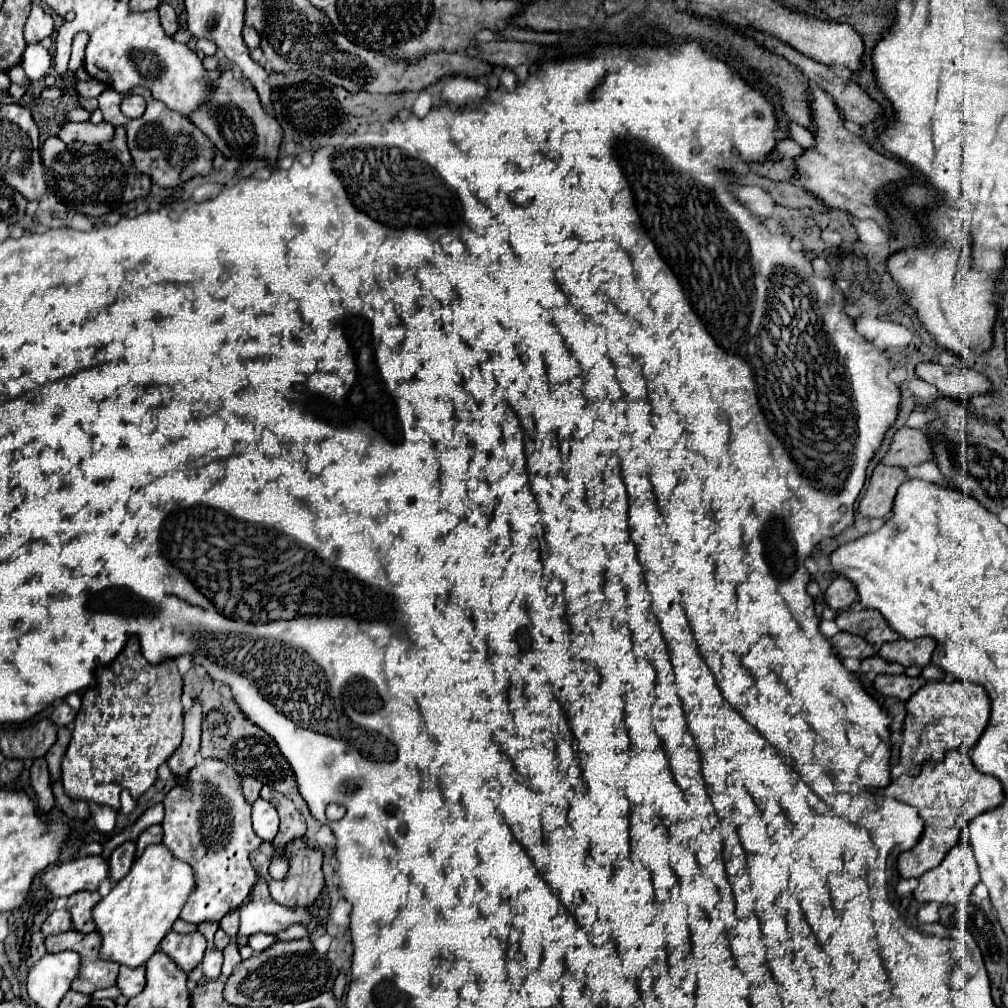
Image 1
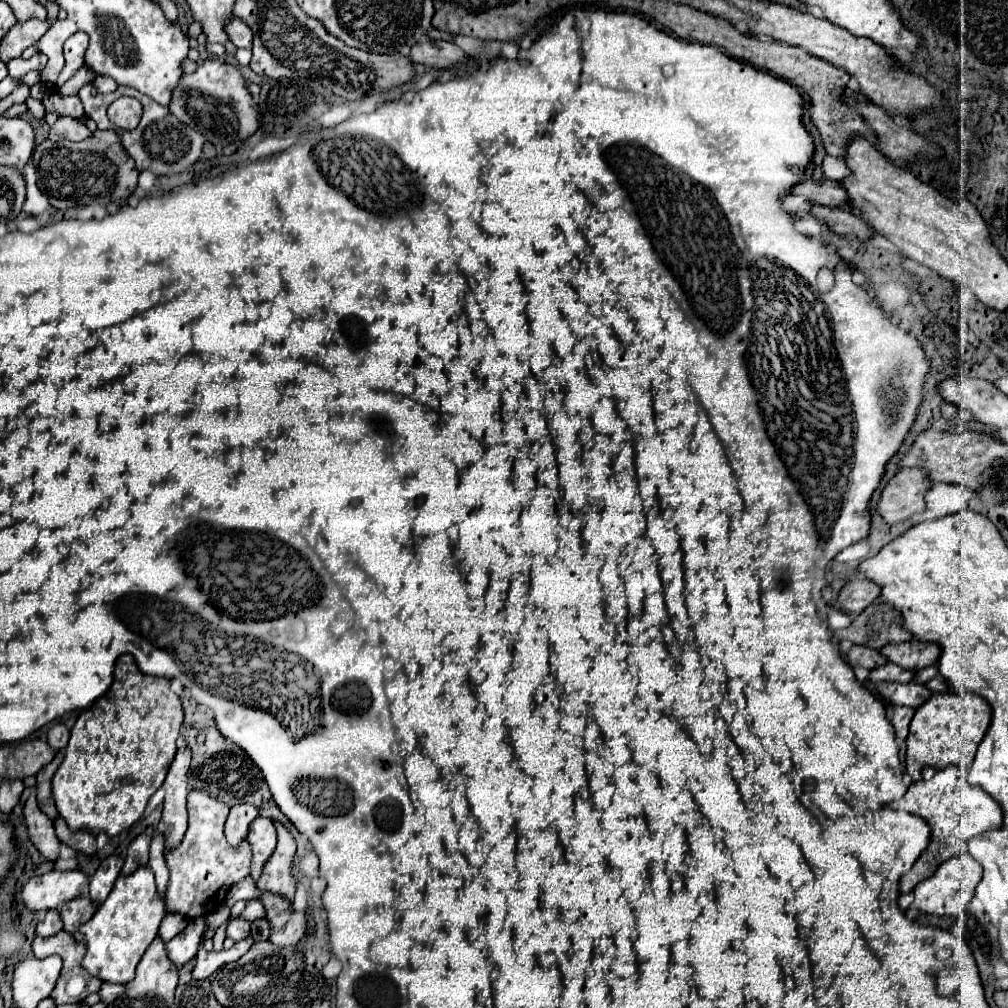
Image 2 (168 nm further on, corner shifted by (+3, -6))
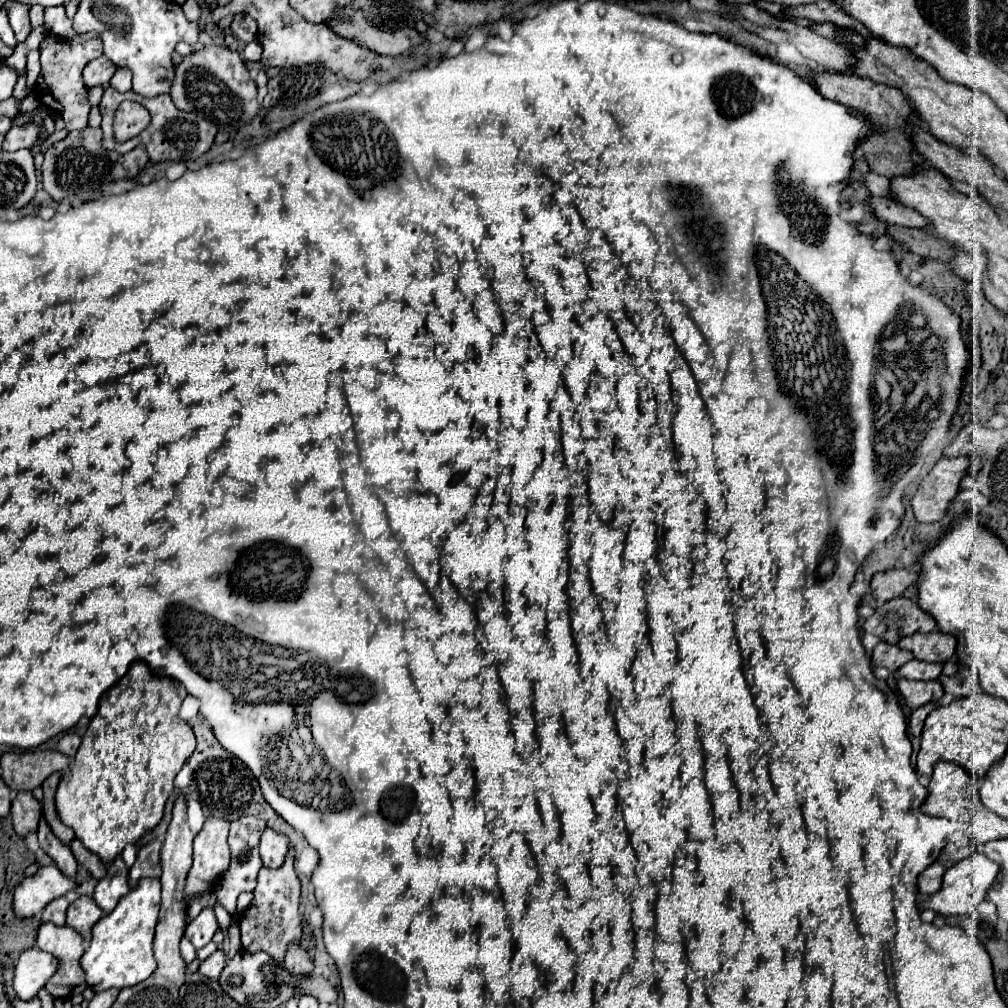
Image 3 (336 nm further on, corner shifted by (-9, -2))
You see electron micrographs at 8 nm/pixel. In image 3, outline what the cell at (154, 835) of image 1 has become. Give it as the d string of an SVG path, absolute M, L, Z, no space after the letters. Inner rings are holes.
M154 840L138 850L138 858L136 858L134 866L130 868L130 876L128 876L130 888L136 888L140 878L146 878L146 876L160 878L160 848L162 848L162 844L158 840Z

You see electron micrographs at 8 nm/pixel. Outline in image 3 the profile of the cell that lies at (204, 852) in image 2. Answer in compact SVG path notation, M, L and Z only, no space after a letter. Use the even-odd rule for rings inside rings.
M206 820L202 832L194 838L194 864L186 880L186 896L196 896L214 888L214 882L228 868L228 828L224 820Z

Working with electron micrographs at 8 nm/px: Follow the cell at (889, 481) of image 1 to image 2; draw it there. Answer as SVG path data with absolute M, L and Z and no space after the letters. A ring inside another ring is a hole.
M900 468L886 484L878 500L878 514L884 522L894 524L910 518L914 512L924 512L924 492L930 486L926 472L918 468Z

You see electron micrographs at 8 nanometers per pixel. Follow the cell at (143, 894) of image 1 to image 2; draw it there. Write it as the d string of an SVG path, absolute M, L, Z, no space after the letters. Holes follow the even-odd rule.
M142 866L128 876L120 874L108 898L98 906L96 914L80 928L86 936L86 948L88 948L82 966L92 976L104 982L118 982L118 984L130 982L146 948L158 936L158 928L164 916L166 916L164 898L156 890L154 872L150 870L150 866Z

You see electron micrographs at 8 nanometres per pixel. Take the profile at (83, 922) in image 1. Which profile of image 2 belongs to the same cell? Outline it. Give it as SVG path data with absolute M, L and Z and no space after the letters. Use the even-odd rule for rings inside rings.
M78 896L76 900L70 900L60 906L60 916L64 922L64 930L68 930L78 942L84 942L84 934L80 932L80 926L92 918L94 904L86 896Z

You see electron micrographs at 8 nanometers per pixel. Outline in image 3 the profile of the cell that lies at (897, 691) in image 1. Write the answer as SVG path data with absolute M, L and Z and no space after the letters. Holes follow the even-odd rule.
M900 678L898 680L898 690L904 696L906 704L916 710L928 702L938 702L944 696L942 686L938 684L938 680L932 682L916 682L916 680L906 680Z

